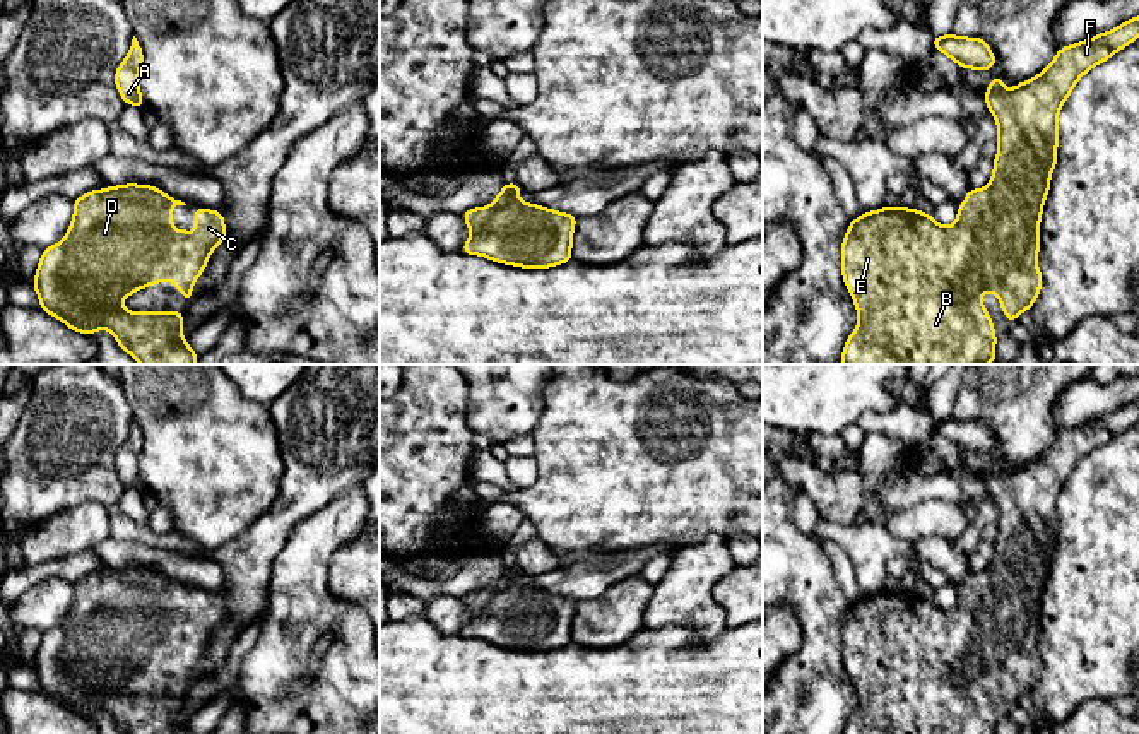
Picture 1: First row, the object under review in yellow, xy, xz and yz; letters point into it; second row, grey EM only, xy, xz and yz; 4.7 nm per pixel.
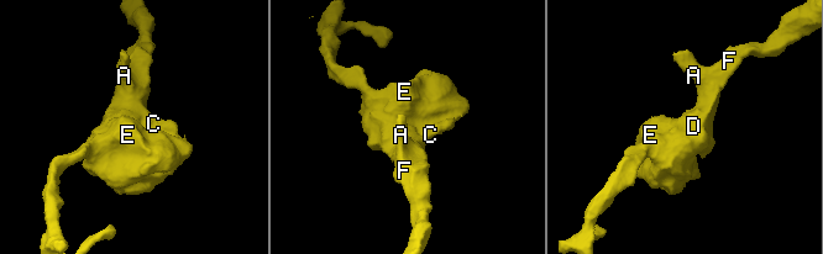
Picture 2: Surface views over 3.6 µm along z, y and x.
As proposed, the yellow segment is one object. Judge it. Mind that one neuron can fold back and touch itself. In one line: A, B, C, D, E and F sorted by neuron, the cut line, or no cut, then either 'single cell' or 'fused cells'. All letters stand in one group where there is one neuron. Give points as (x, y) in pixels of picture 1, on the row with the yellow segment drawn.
A B C D E F | no cut | single cell

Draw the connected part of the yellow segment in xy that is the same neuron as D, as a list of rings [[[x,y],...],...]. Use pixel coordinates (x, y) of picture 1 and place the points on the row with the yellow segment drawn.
[[[133,183],[91,190],[74,200],[74,219],[65,240],[43,250],[36,270],[32,287],[38,293],[41,311],[60,318],[68,329],[89,337],[99,329],[109,330],[118,346],[140,364],[195,364],[200,356],[181,337],[183,310],[137,313],[121,306],[123,298],[166,279],[171,279],[174,287],[183,293],[183,301],[195,299],[192,294],[193,282],[202,275],[214,248],[226,240],[224,214],[195,207],[195,233],[190,238],[186,226],[180,233],[173,228],[171,209],[174,205],[186,204],[152,185]]]

